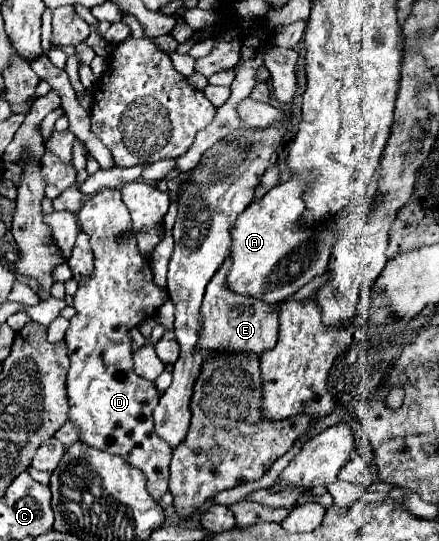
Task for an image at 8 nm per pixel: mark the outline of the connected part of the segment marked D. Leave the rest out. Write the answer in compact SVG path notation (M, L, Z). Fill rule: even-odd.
M105 189L97 195L85 199L83 207L77 213L77 221L85 233L91 235L91 249L95 253L95 271L89 279L79 281L79 289L75 293L73 307L77 315L71 319L71 325L65 335L65 343L69 347L71 367L67 373L67 395L69 395L69 421L79 429L79 439L89 443L95 449L109 451L121 455L133 467L141 469L147 477L147 489L153 499L161 499L167 491L169 479L169 461L171 447L163 443L163 439L153 431L153 409L159 403L159 391L155 383L139 377L131 367L131 339L127 331L137 327L143 319L154 316L167 301L167 295L153 283L153 271L149 261L141 259L137 251L137 241L133 237L121 239L121 233L131 231L131 219L127 207L121 201L119 189Z

